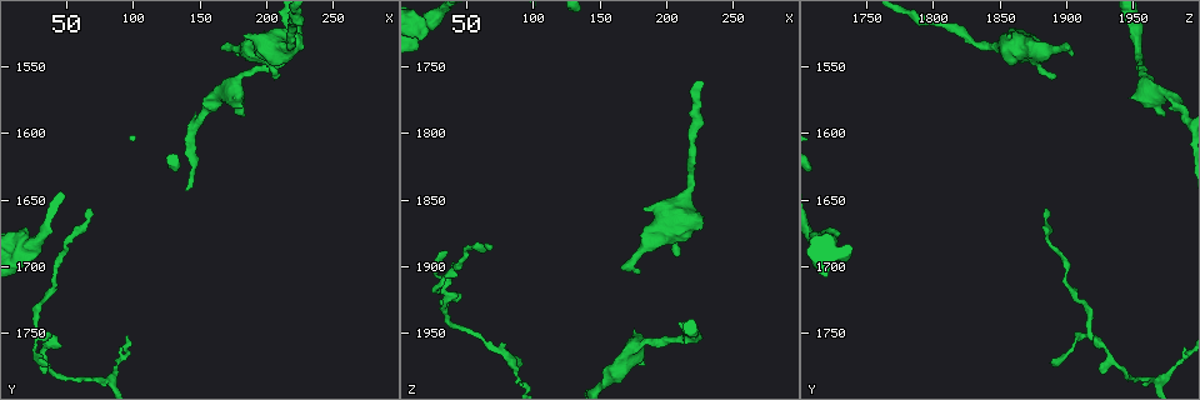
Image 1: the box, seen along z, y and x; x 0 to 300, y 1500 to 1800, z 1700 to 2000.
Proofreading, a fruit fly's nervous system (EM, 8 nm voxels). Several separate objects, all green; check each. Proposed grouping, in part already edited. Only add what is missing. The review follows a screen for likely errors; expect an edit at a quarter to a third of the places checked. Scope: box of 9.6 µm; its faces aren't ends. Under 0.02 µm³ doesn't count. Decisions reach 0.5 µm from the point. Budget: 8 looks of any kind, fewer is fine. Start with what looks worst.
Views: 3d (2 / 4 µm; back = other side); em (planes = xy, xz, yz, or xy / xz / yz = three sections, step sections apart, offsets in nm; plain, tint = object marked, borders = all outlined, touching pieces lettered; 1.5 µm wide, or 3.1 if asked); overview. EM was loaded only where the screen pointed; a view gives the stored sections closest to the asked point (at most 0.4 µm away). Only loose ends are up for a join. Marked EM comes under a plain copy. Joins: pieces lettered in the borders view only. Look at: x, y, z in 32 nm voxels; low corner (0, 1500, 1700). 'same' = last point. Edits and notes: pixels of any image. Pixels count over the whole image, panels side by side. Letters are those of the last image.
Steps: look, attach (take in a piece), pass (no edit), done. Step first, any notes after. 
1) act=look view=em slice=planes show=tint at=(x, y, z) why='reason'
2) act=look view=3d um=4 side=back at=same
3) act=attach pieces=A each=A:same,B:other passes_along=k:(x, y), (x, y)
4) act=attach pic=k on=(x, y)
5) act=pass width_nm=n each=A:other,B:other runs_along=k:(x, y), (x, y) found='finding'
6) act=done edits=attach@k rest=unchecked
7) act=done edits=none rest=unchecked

act=look view=em slice=xz step=8 show=borders at=(208, 1558, 1892) why='an open end'

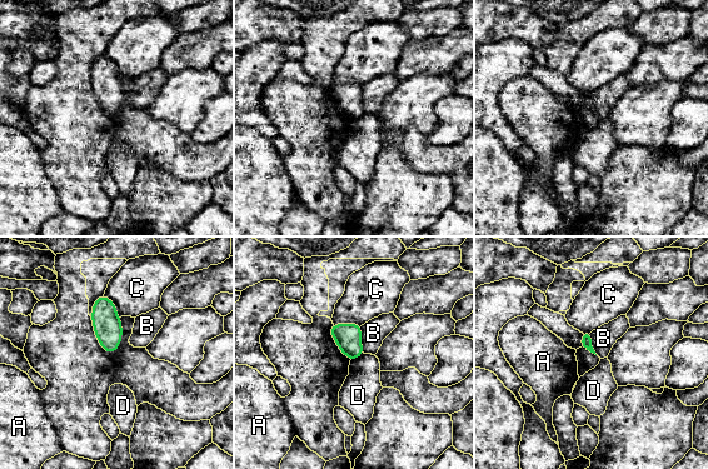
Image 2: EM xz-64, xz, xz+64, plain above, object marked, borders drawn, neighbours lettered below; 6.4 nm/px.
act=pass each=A:other,B:other,C:other,D:other found='none of them fits'

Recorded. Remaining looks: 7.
act=look view=3d um=2 at=(184, 1588, 1974) why='free end'

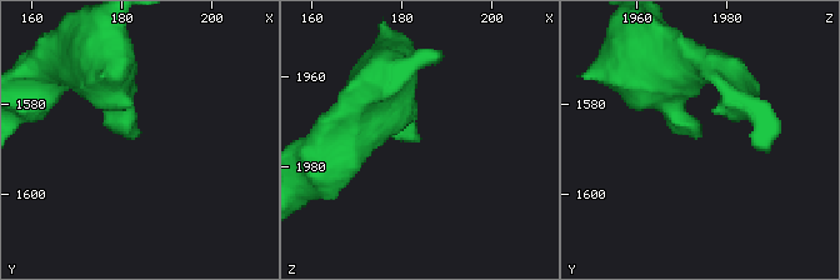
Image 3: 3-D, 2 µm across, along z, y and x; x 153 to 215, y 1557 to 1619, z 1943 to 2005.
act=look view=em slice=yz step=4 show=tint at=(183, 1588, 1974) why='now the EM'

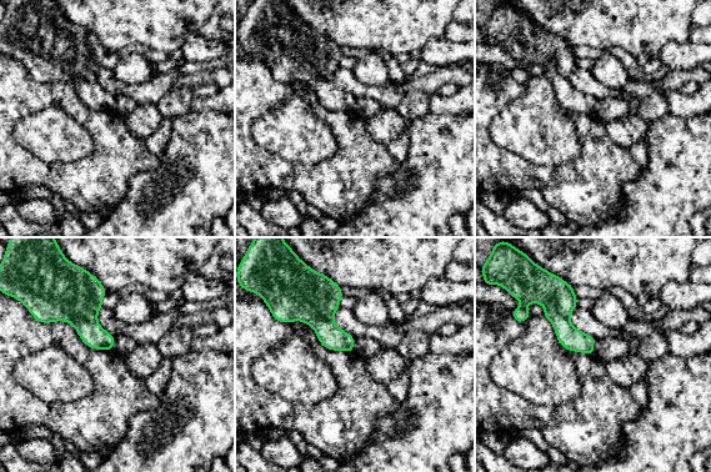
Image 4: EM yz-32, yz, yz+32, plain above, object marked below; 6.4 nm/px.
act=look view=em slice=planes show=borders at=same why='cut it another way'

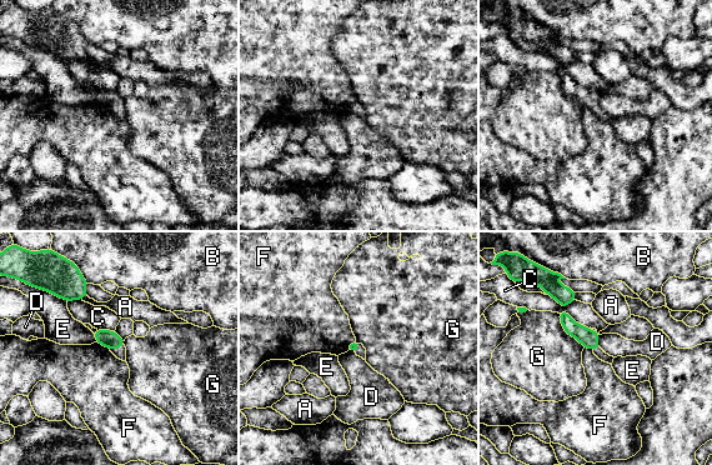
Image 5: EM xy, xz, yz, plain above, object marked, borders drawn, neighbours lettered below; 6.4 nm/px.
act=pass each=A:other,B:other,C:other,D:other,E:other,F:other,G:other border=5:(355, 339), (347, 345), (346, 350) found='none of them fits'

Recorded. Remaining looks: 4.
act=look view=em slice=yz step=4 show=borders at=(36, 1774, 1886) why='thin end'

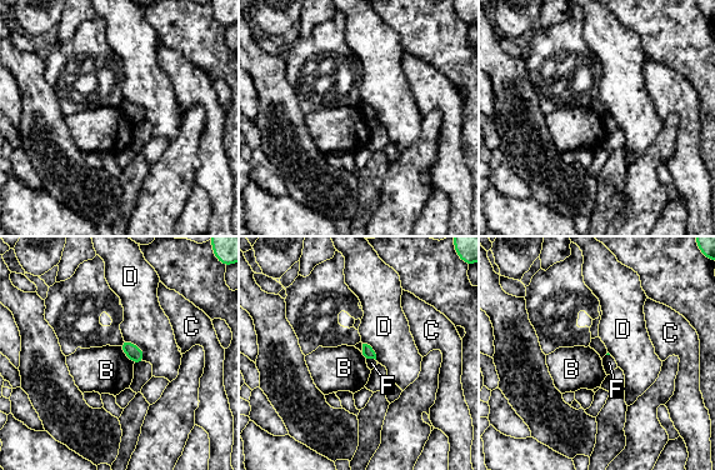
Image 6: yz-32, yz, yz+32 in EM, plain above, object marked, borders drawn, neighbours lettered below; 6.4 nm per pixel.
act=look view=em slice=planes show=borders at=same why='another direction'

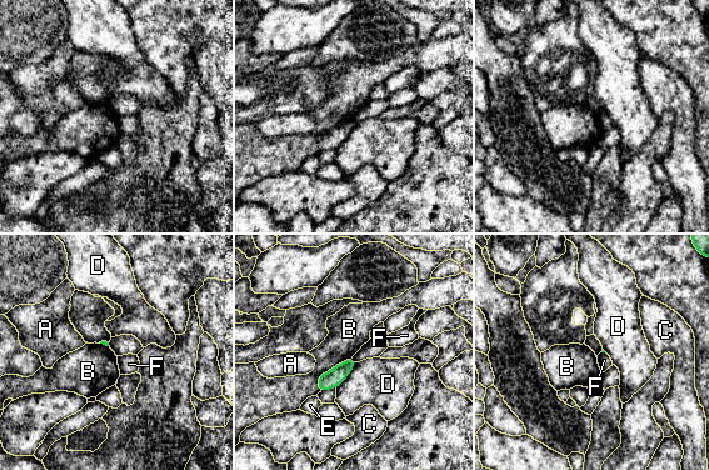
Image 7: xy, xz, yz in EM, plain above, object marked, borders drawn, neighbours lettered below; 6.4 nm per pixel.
act=pass longest_contact=B:320nm each=A:other,B:other,C:other,D:other,E:other,F:other border=7:(351, 356), (318, 376), (319, 391) found='no lettered piece goes on from it'

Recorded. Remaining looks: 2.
act=done edits=none rest=unchecked

